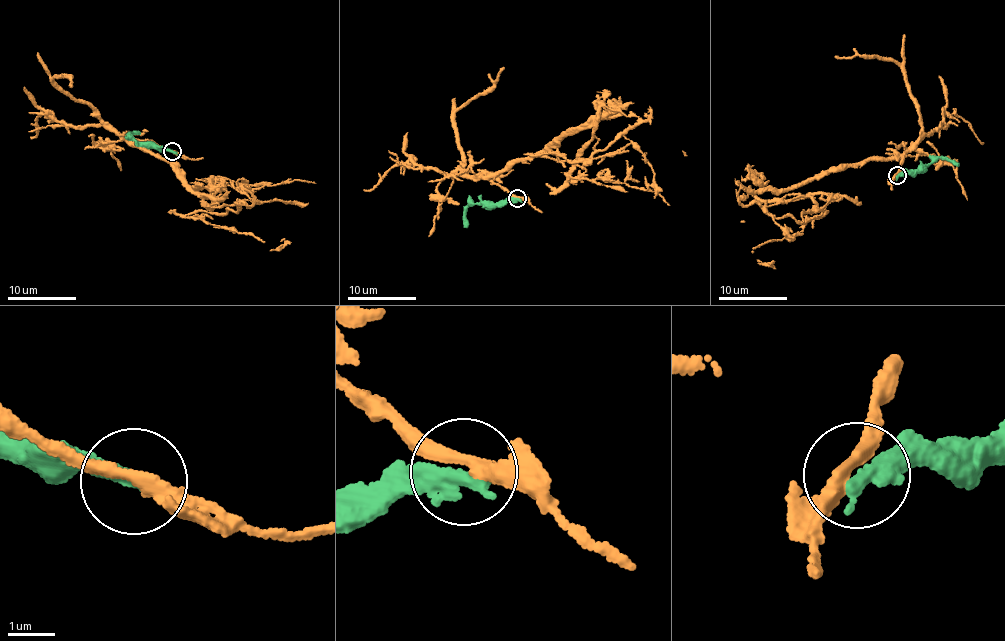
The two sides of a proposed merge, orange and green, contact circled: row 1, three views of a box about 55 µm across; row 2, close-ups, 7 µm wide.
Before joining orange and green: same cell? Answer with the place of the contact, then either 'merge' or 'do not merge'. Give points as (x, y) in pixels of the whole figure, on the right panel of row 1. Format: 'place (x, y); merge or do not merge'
place (897, 175); do not merge

